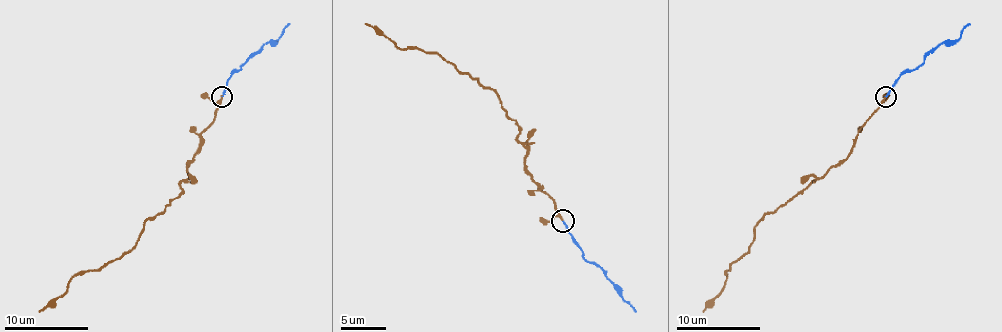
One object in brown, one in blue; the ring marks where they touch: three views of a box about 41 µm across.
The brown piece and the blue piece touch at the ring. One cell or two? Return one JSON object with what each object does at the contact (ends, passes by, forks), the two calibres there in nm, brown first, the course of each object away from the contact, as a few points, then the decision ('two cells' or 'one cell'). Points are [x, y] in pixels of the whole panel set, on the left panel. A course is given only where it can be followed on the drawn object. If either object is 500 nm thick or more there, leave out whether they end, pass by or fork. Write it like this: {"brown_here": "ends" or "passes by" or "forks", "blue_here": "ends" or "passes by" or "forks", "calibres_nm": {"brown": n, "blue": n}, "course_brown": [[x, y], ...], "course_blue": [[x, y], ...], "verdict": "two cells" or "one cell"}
{"brown_here": "ends", "blue_here": "ends", "calibres_nm": {"brown": 150, "blue": 170}, "course_brown": [[221, 96], [181, 192], [143, 224], [131, 249], [78, 272], [38, 312]], "course_blue": [[221, 96], [234, 72], [291, 24]], "verdict": "one cell"}

